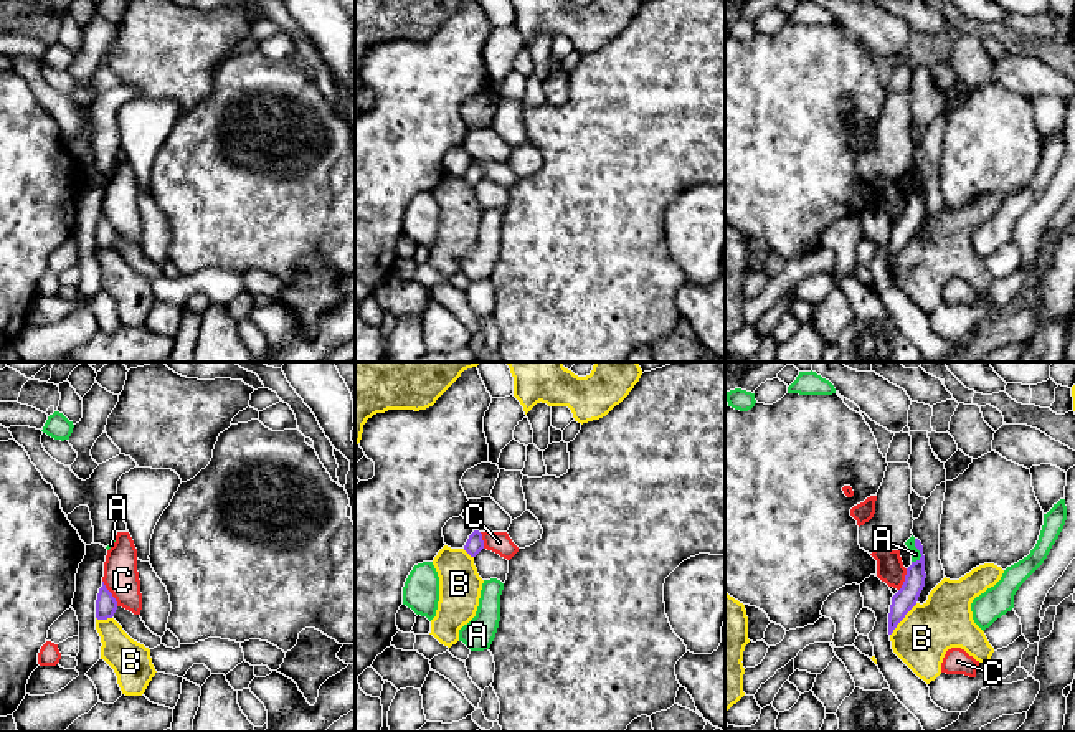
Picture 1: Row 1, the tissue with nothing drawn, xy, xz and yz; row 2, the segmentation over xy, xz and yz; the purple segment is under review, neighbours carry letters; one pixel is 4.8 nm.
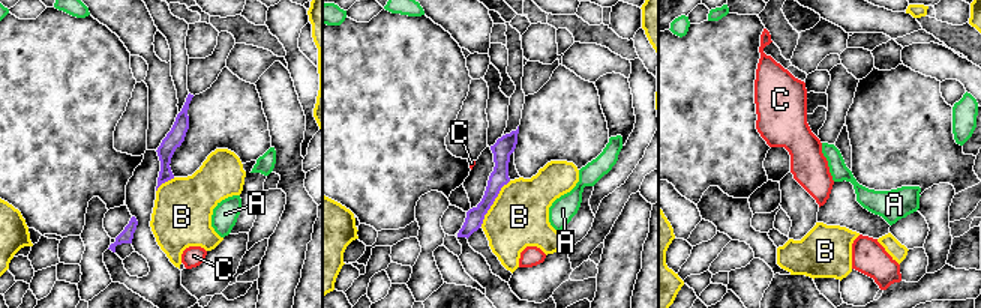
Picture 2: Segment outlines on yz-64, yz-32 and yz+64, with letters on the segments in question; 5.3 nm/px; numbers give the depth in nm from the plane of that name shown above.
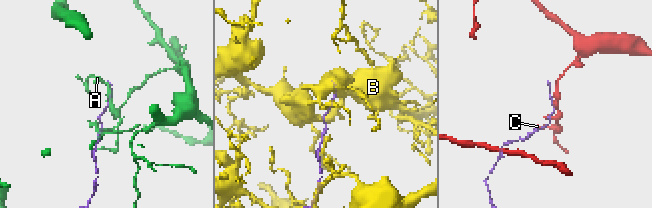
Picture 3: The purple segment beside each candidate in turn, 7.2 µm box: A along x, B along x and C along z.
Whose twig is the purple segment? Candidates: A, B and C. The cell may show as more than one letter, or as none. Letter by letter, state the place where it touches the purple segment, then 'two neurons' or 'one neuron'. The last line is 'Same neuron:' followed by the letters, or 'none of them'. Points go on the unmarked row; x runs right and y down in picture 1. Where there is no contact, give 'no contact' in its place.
A: meets purple in yz at (920, 182); two neurons
B: meets purple in yz at (902, 248); two neurons
C: meets purple in xy at (111, 223); two neurons
Same neuron: none of them

